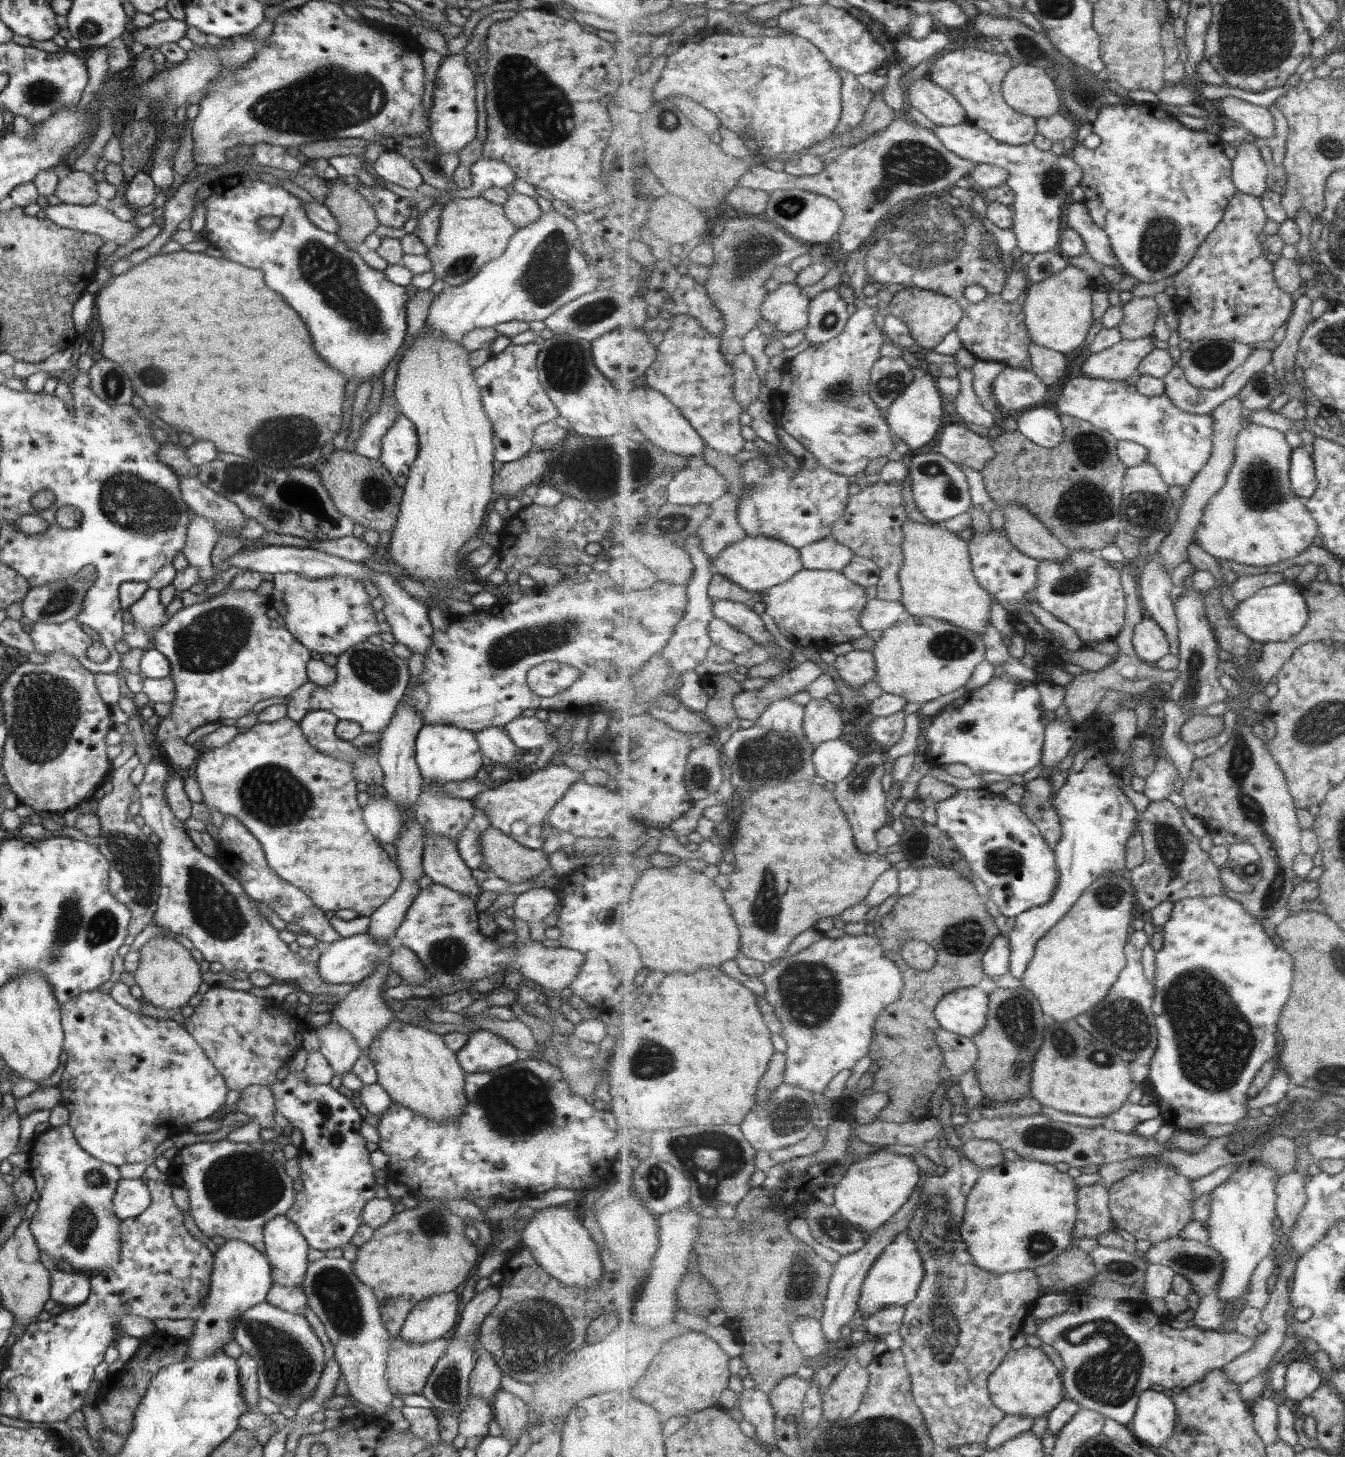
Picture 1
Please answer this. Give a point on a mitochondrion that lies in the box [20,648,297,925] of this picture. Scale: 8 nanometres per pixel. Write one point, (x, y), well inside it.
(131, 858)

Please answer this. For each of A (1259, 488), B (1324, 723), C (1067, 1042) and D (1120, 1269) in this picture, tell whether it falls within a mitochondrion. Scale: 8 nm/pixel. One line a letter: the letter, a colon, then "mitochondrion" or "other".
A: mitochondrion
B: mitochondrion
C: mitochondrion
D: mitochondrion

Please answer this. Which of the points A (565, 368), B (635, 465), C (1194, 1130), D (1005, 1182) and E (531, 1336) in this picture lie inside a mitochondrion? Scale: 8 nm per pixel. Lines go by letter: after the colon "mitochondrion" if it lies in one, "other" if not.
A: mitochondrion
B: mitochondrion
C: other
D: other
E: mitochondrion

